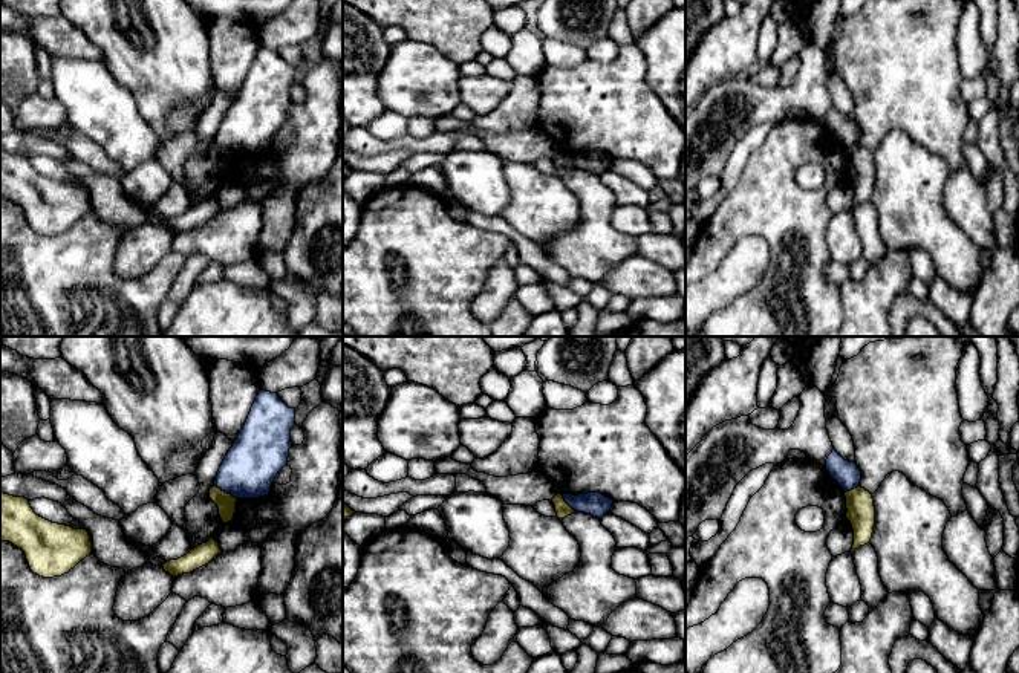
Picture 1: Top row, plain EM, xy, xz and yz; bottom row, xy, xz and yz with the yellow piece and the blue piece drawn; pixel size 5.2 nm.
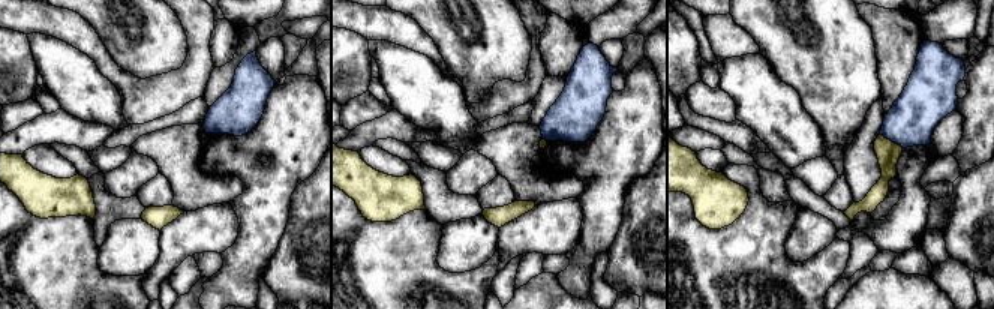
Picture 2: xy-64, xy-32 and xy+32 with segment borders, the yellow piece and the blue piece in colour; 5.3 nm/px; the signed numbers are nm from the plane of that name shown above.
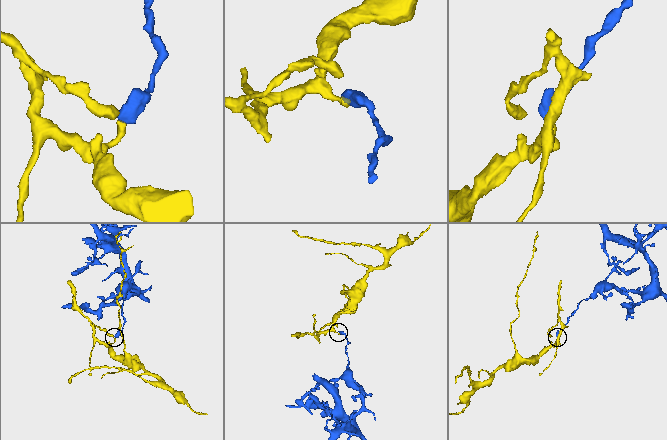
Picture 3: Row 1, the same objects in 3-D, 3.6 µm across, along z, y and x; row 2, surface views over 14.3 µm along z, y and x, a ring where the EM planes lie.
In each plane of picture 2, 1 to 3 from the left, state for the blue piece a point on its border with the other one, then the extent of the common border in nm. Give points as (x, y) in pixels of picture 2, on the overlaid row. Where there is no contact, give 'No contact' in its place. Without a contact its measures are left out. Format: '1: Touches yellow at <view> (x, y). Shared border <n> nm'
1: No contact
2: Touches yellow at xy-32 (544, 140). Shared border 30 nm
3: Touches yellow at xy+32 (891, 141). Shared border 150 nm

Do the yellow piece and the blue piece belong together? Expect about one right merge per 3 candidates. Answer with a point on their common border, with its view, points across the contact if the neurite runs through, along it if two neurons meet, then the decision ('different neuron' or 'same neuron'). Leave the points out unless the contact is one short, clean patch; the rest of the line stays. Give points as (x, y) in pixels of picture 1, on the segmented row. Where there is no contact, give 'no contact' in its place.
xy (224, 491) | along xy (214, 485), (236, 499) | different neuron

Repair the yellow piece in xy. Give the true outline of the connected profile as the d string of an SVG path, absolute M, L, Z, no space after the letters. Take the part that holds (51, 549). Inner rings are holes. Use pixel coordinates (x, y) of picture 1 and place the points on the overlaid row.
M2 491L0 541L21 549L31 571L43 578L67 574L92 552L86 529L52 523L37 515L28 499Z

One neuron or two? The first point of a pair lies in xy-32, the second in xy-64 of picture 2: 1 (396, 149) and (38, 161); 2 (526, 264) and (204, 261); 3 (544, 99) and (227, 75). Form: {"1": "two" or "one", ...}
{"1": "two", "2": "two", "3": "one"}

